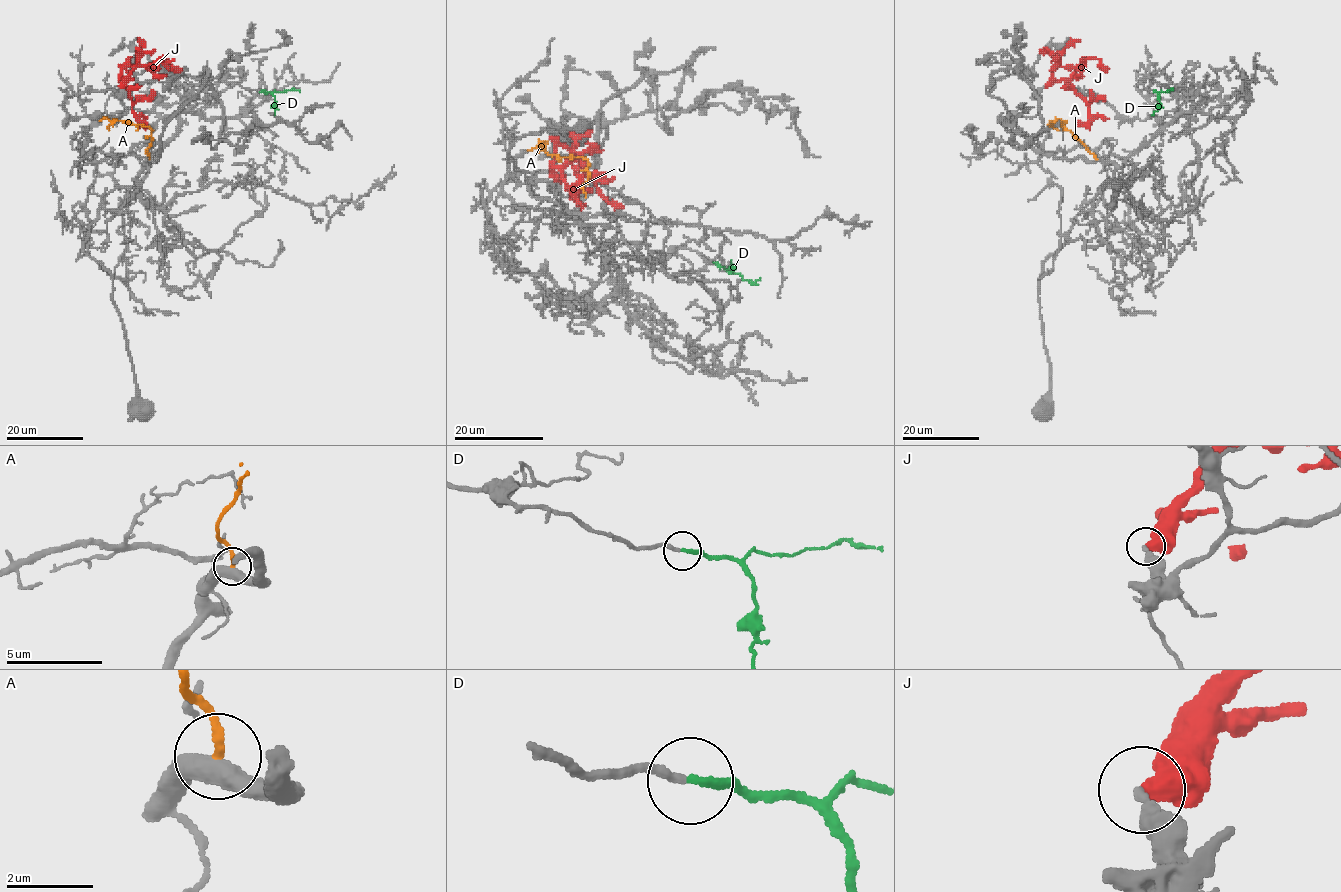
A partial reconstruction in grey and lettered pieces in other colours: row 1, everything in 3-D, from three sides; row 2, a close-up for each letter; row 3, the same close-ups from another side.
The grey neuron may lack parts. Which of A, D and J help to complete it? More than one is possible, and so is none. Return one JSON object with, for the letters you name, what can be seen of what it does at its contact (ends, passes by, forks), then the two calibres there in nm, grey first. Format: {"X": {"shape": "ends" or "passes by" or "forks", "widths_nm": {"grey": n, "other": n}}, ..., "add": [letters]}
{"D": {"shape": "ends", "widths_nm": {"grey": 190, "other": 240}}, "add": ["D"]}

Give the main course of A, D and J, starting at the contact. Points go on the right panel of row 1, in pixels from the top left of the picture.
A: (1096, 158), (1056, 119), (1052, 126), (1058, 130)
D: (1154, 91), (1171, 89), (1166, 91)
J: (1046, 86), (1052, 72), (1059, 65), (1079, 66), (1086, 58), (1098, 58), (1106, 70)

